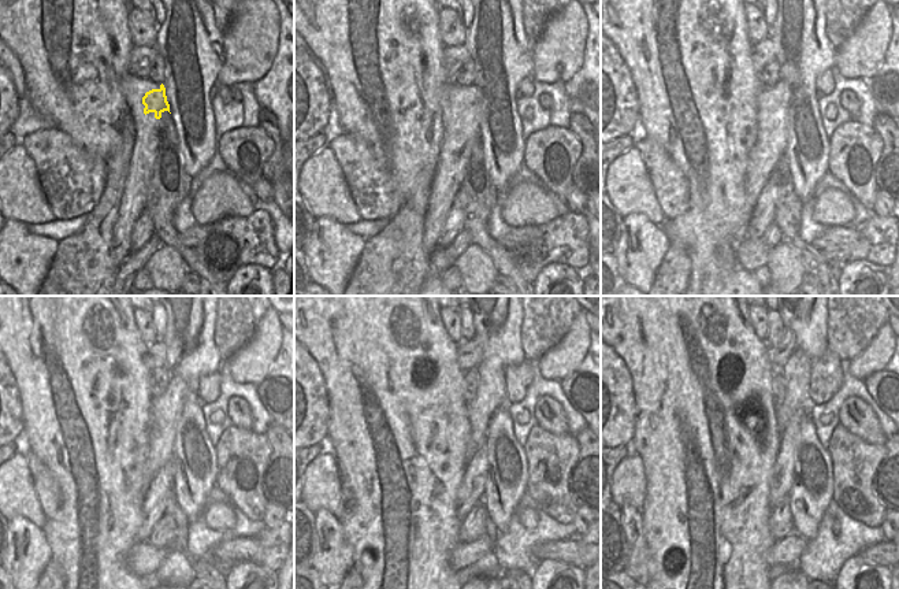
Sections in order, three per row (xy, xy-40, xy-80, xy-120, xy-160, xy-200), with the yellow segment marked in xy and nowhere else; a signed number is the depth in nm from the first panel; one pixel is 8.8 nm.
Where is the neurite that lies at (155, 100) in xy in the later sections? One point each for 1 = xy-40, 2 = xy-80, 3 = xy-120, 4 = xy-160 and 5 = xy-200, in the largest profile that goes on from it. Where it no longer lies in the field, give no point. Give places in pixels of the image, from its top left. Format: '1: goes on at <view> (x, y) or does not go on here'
1: goes on at xy-40 (468, 102)
2: goes on at xy-80 (775, 102)
3: goes on at xy-120 (166, 408)
4: goes on at xy-160 (490, 395)
5: goes on at xy-200 (797, 371)

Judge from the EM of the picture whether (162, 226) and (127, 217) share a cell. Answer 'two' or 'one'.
two

